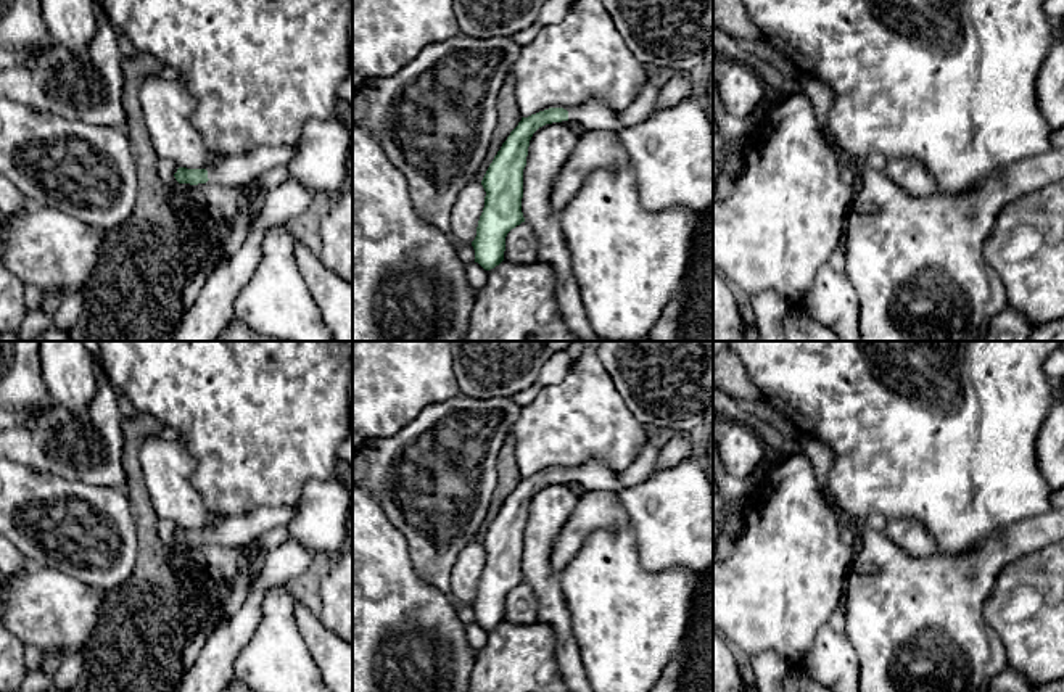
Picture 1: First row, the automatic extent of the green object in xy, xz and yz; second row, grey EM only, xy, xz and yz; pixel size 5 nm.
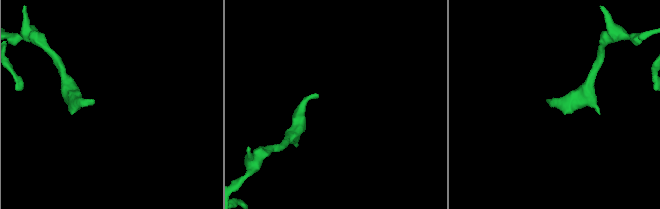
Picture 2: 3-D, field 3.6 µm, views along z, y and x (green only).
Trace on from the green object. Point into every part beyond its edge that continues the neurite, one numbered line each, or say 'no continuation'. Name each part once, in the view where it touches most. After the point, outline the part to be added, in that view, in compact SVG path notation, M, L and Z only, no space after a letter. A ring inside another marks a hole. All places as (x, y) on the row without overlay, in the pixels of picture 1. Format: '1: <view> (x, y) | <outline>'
1: xy (242, 530) | M296 505L259 507L241 515L214 518L208 528L208 539L224 547L245 547L264 533L287 526L296 515Z

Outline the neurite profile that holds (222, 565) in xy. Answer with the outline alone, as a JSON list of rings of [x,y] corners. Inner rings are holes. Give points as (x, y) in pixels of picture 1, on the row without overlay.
[[[164,518],[156,525],[158,536],[166,547],[169,565],[182,581],[193,570],[201,570],[212,584],[230,589],[241,571],[241,562],[248,562],[251,584],[258,579],[261,566],[269,554],[267,549],[250,550],[245,547],[224,547],[208,541],[206,544],[179,544],[174,538],[177,526]]]

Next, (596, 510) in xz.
[[[579,491],[579,502],[563,525],[552,547],[552,568],[563,570],[597,529],[618,529],[629,525],[629,517],[615,491]]]

